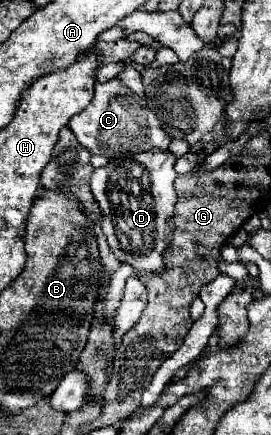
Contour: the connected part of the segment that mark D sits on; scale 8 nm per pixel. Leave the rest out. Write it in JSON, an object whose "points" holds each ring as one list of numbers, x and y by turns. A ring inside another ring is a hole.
{"points":[[146,151,134,155,120,155,116,159,110,159,106,167,96,169,90,179,90,191,104,215,102,231,108,239,108,245,116,255,116,259,120,263,128,263,136,271,136,275,148,275,148,273,160,275,164,271,164,251,172,243,174,205,178,201,174,191,174,179,176,179,174,163,176,157,170,151,150,151,150,153]]}

